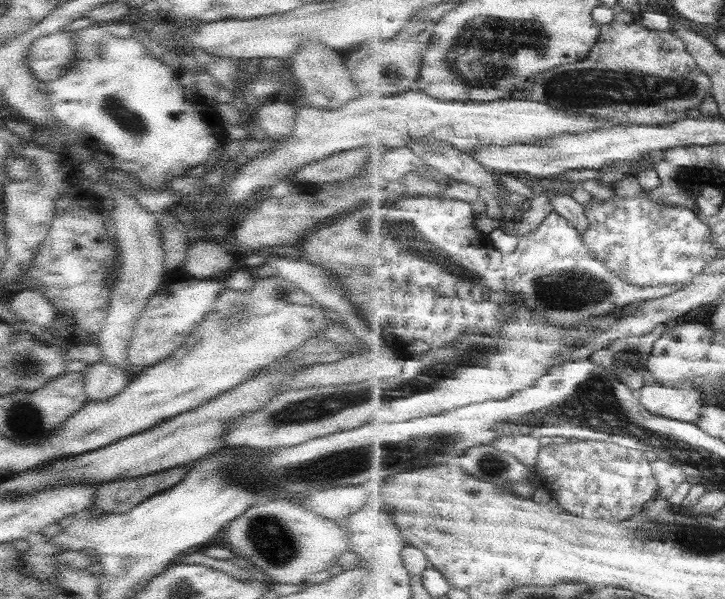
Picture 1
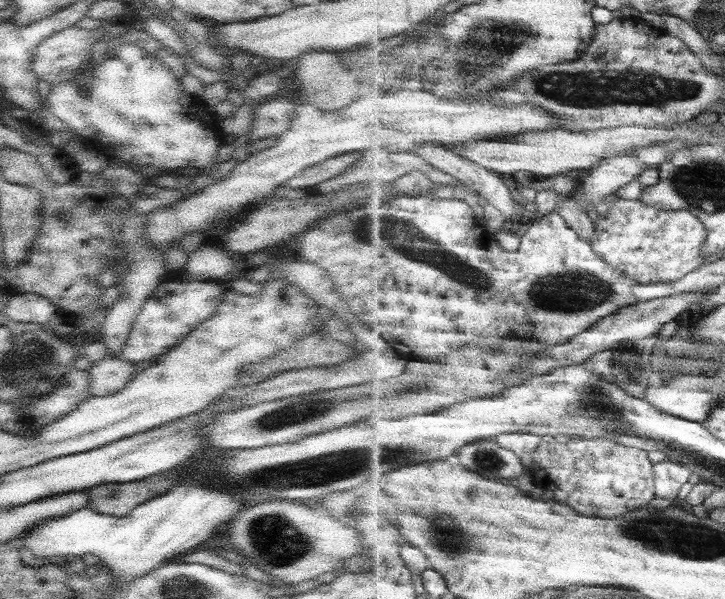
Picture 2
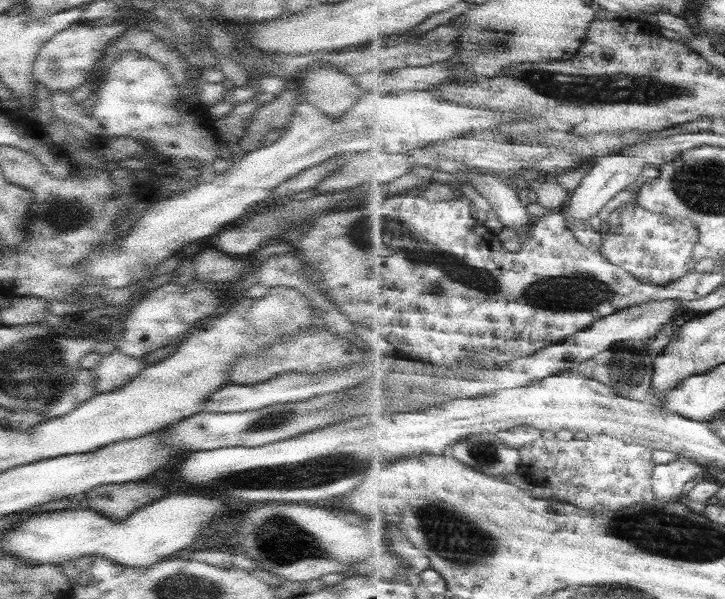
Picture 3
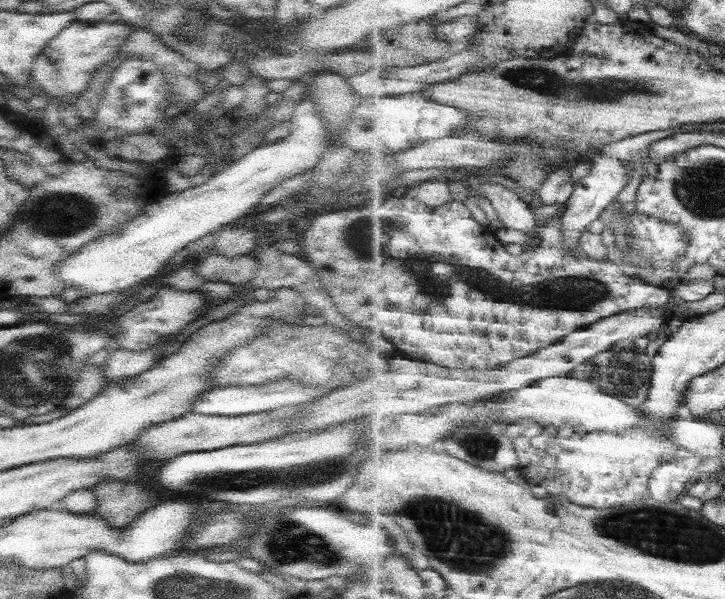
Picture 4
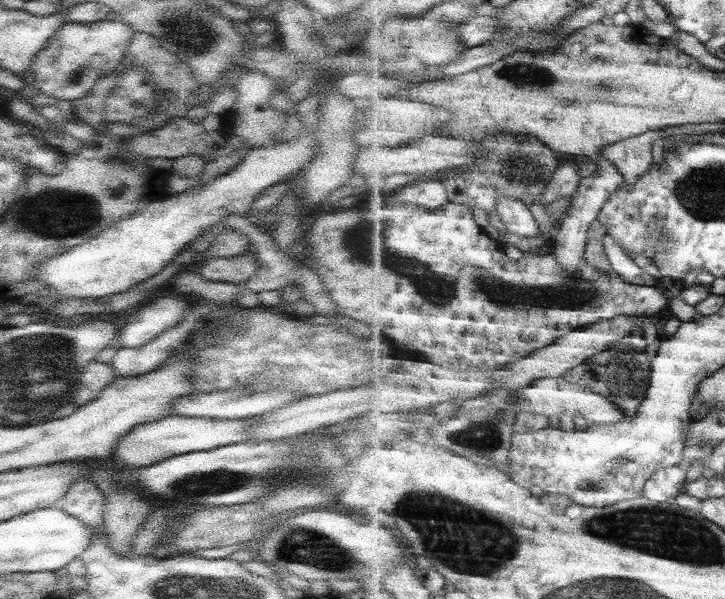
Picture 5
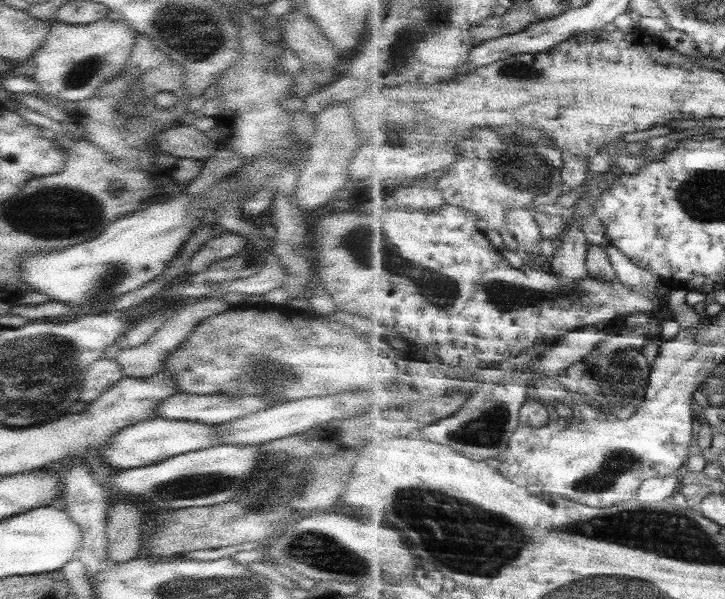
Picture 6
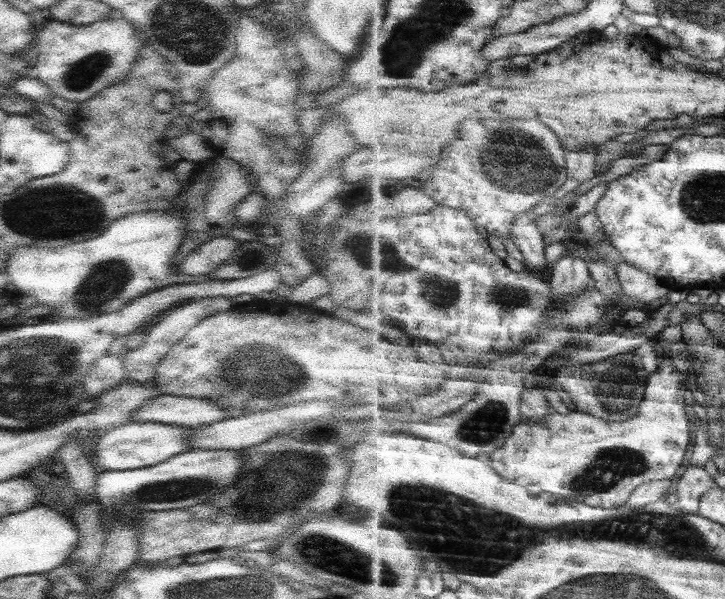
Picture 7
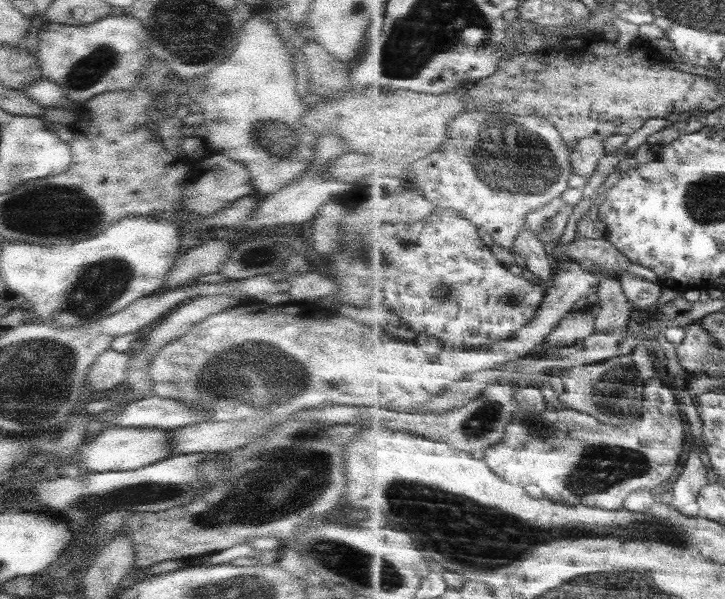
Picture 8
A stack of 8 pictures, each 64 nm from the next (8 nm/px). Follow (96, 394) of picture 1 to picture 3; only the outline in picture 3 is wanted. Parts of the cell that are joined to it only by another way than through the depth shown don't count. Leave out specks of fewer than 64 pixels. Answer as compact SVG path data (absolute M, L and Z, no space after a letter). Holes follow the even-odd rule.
M117 348L104 355L99 366L94 368L96 376L96 393L111 392L123 386L135 377L143 368L141 359L130 358Z

